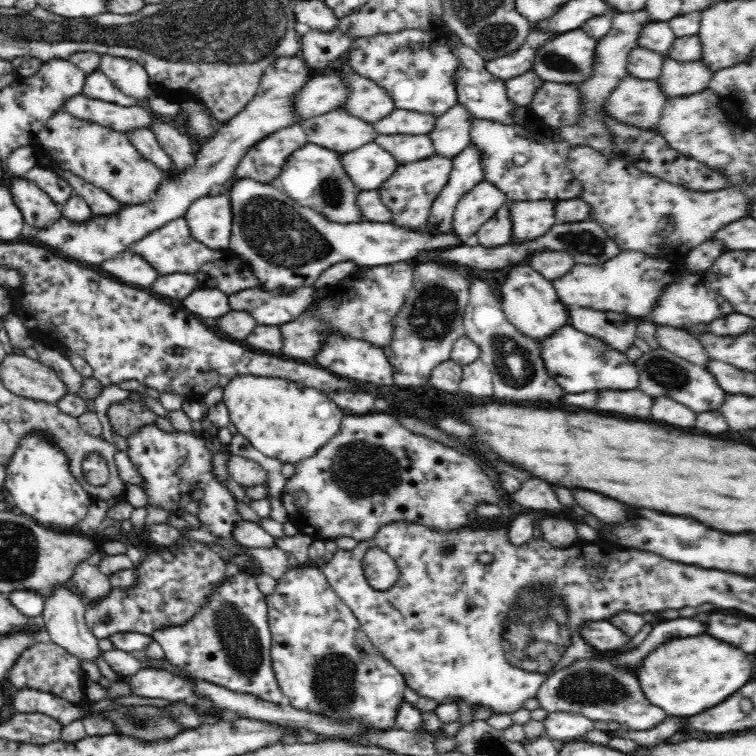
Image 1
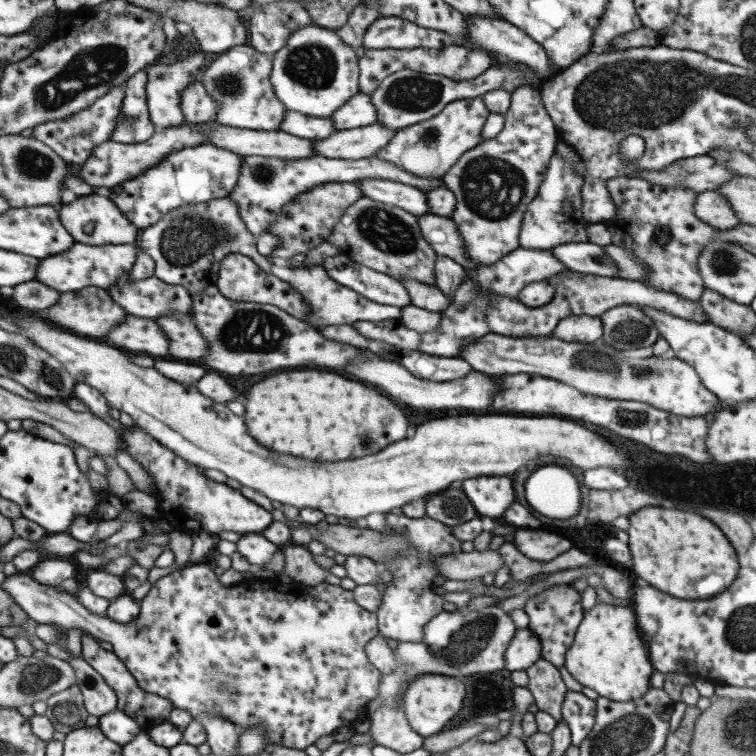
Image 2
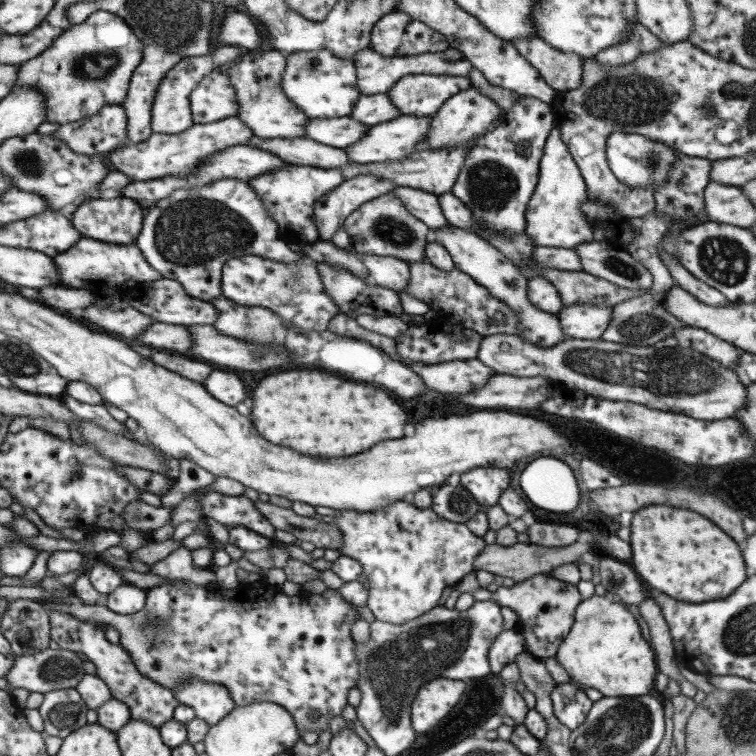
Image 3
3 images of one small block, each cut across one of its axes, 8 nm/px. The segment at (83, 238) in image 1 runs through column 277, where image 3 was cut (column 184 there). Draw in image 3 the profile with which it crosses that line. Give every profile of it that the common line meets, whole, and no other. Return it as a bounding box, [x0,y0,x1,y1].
[151,45,246,135]

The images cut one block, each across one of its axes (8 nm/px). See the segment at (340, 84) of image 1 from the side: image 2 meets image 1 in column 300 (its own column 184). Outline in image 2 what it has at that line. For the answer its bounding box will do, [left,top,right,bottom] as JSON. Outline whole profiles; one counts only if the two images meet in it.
[180,80,218,124]

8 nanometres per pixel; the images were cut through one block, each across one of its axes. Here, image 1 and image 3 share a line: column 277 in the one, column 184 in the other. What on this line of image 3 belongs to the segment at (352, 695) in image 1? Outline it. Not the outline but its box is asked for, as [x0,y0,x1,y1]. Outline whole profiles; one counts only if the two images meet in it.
[38,579,361,738]

